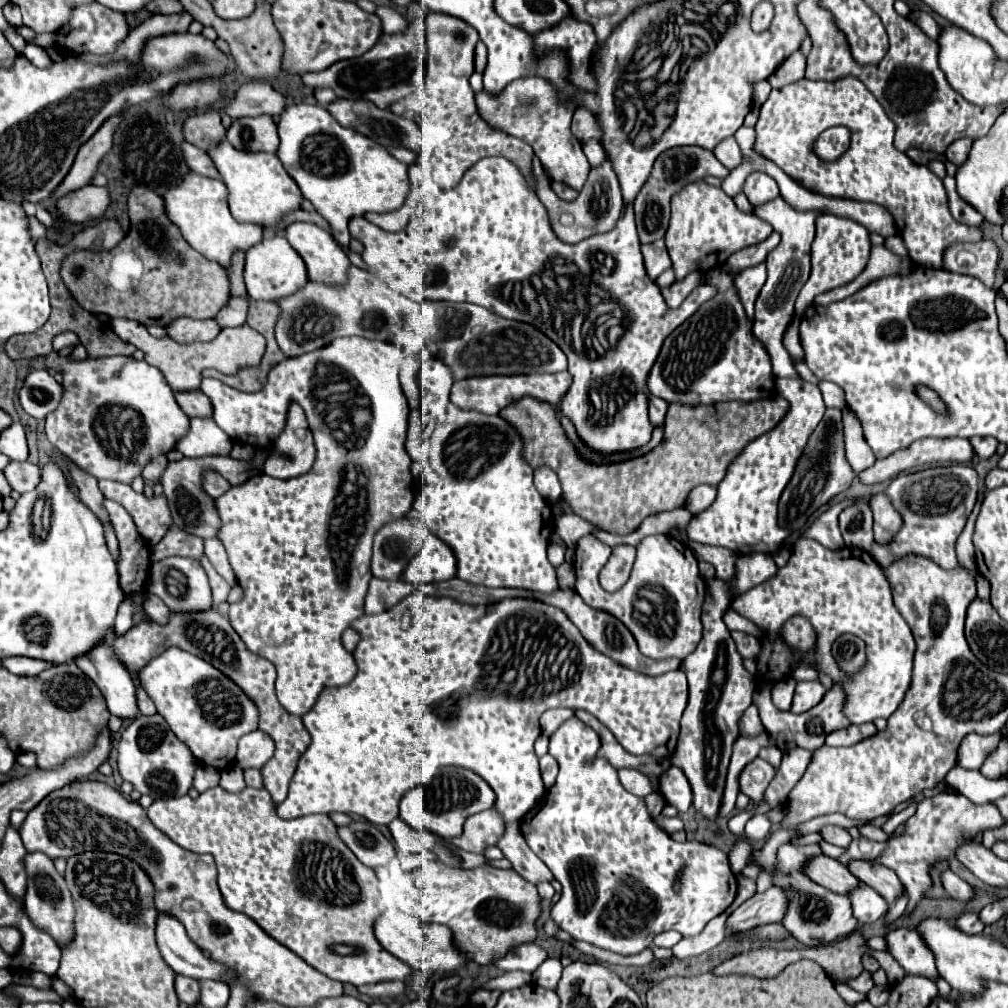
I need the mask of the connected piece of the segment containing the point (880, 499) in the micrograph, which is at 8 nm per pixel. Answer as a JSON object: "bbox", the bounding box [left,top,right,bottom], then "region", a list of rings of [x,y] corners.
{"bbox":[866,493,902,545],"region":[[[884,493],[868,495],[866,503],[872,509],[874,515],[874,541],[880,545],[890,543],[894,535],[898,533],[898,527],[902,527],[902,515],[894,511],[894,505],[890,505],[890,497]]]}

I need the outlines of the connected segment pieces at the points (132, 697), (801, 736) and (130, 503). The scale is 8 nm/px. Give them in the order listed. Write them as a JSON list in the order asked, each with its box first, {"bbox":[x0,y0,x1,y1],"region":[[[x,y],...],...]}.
[{"bbox":[76,643,140,719],"region":[[[110,643],[94,647],[88,655],[76,659],[76,665],[98,685],[102,691],[110,715],[126,719],[136,719],[140,715],[136,705],[136,689],[128,671],[116,663]]]},{"bbox":[754,683,852,751],"region":[[[759,683],[754,690],[754,705],[758,707],[759,717],[766,727],[766,731],[770,731],[772,735],[772,725],[774,725],[774,735],[778,739],[778,748],[782,751],[786,749],[792,749],[792,747],[804,747],[804,749],[810,749],[810,751],[816,751],[818,747],[824,745],[824,739],[830,731],[836,731],[836,729],[842,729],[842,727],[850,727],[852,723],[846,719],[844,715],[844,703],[846,703],[846,693],[844,693],[844,687],[840,683],[834,683],[832,689],[826,691],[824,699],[812,707],[810,711],[806,713],[800,713],[800,715],[794,715],[794,713],[784,713],[784,711],[778,710],[771,699],[771,690],[773,684],[771,683]]]},{"bbox":[100,479,172,547],"region":[[[110,479],[100,481],[100,491],[106,499],[118,501],[130,511],[140,535],[150,547],[158,545],[164,533],[172,527],[172,515],[164,495],[148,499],[144,493],[136,493],[130,485]]]}]

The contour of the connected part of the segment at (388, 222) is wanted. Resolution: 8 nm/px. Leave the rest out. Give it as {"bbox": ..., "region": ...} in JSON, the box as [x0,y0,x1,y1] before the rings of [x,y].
{"bbox":[364,195,418,231],"region":[[[410,195],[410,197],[406,199],[404,207],[400,207],[400,209],[396,209],[396,211],[382,214],[366,213],[364,217],[370,221],[370,223],[374,223],[374,225],[378,225],[380,229],[384,229],[384,231],[400,231],[400,229],[404,229],[404,227],[408,225],[408,221],[410,221],[416,205],[418,205],[416,197]]]}

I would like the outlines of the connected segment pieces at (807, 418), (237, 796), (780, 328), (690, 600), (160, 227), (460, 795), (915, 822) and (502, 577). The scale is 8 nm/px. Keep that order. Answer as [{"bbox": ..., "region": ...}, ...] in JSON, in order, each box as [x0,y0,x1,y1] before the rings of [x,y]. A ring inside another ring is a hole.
[{"bbox":[686,378,826,555],"region":[[[778,378],[776,387],[780,396],[790,404],[788,411],[792,413],[787,412],[786,417],[774,429],[750,441],[750,445],[742,449],[742,455],[738,455],[738,459],[730,463],[726,471],[728,475],[718,485],[714,503],[688,521],[686,533],[690,541],[723,547],[738,555],[756,551],[774,553],[782,547],[784,539],[790,534],[791,531],[782,529],[778,524],[778,502],[786,483],[792,479],[794,467],[802,457],[802,451],[806,449],[814,427],[822,419],[826,406],[818,385],[804,379]]]},{"bbox":[148,787,412,987],"region":[[[212,787],[204,793],[200,793],[198,799],[192,799],[190,795],[184,795],[184,797],[174,797],[174,799],[158,799],[154,801],[150,807],[148,807],[148,817],[150,821],[162,831],[166,833],[174,843],[178,843],[180,847],[184,847],[186,851],[192,851],[196,855],[212,855],[214,857],[214,863],[216,863],[216,869],[218,869],[218,887],[220,887],[220,893],[224,897],[224,903],[228,909],[232,911],[240,911],[244,915],[248,915],[250,919],[254,919],[272,939],[276,939],[278,943],[282,943],[284,947],[288,947],[292,953],[296,953],[300,959],[304,959],[310,967],[318,969],[320,973],[324,973],[326,977],[334,979],[334,981],[340,981],[340,983],[352,983],[356,987],[360,985],[366,985],[366,983],[378,983],[378,981],[388,981],[388,979],[398,979],[398,981],[404,981],[412,967],[402,963],[400,959],[396,959],[394,955],[390,955],[374,937],[374,921],[376,917],[382,913],[382,903],[380,903],[380,893],[378,893],[378,879],[376,879],[376,873],[372,869],[368,869],[366,865],[362,865],[356,855],[342,843],[342,839],[338,837],[338,827],[328,819],[328,815],[304,815],[304,817],[298,817],[298,819],[280,819],[276,815],[276,807],[272,805],[272,797],[266,789],[252,789],[252,787],[244,787],[244,791],[240,793],[230,793],[222,787]],[[332,945],[348,945],[350,947],[350,953],[348,955],[338,955],[332,951]]]},{"bbox":[754,197,820,377],"region":[[[782,197],[758,205],[754,209],[754,213],[768,221],[774,231],[778,231],[782,235],[782,241],[778,243],[778,247],[774,251],[770,251],[768,259],[766,259],[766,267],[768,267],[768,281],[762,287],[762,293],[756,299],[756,317],[754,317],[754,337],[758,341],[762,341],[762,345],[766,347],[766,351],[770,351],[770,363],[772,363],[772,371],[774,377],[796,377],[792,359],[782,343],[782,335],[786,331],[786,327],[792,321],[794,315],[794,301],[802,289],[802,285],[808,281],[810,277],[810,245],[814,239],[814,225],[816,225],[816,217],[820,215],[820,211],[804,211],[798,213],[794,211]]]},{"bbox":[576,535,707,659],"region":[[[586,535],[576,545],[576,571],[578,571],[578,595],[594,609],[602,609],[618,617],[630,633],[634,633],[640,651],[650,659],[666,659],[666,657],[678,657],[684,659],[696,649],[702,639],[703,626],[701,622],[702,604],[704,604],[707,583],[701,576],[698,568],[698,559],[690,553],[690,547],[664,535],[664,539],[642,539],[636,547],[636,561],[630,575],[630,581],[618,589],[616,593],[606,593],[598,583],[598,573],[606,565],[610,557],[610,547],[602,541],[598,541],[594,535]]]},{"bbox":[60,187,228,325],"region":[[[134,187],[132,191],[130,191],[130,195],[128,195],[128,211],[130,211],[130,231],[128,231],[128,237],[124,237],[112,251],[98,251],[98,253],[94,253],[94,251],[72,251],[70,255],[66,255],[64,257],[64,261],[62,261],[62,267],[60,267],[60,277],[62,277],[62,281],[64,281],[64,285],[68,287],[68,291],[70,291],[70,295],[80,303],[80,307],[84,307],[86,311],[90,311],[90,313],[104,313],[104,315],[108,315],[108,317],[124,317],[124,319],[132,319],[132,321],[138,321],[138,323],[142,323],[142,325],[168,325],[174,317],[194,317],[194,319],[212,319],[226,303],[228,303],[228,277],[226,277],[226,271],[224,271],[224,267],[222,265],[218,265],[218,263],[214,263],[214,261],[210,261],[210,259],[206,259],[204,255],[198,255],[198,251],[194,251],[186,241],[184,241],[184,237],[180,235],[180,231],[178,231],[178,227],[174,225],[174,223],[170,223],[170,219],[164,215],[164,203],[162,203],[162,197],[160,195],[156,195],[154,191],[150,191],[150,189],[146,189],[146,187]],[[178,255],[184,255],[184,263],[180,263],[178,261]],[[76,267],[82,267],[82,275],[80,277],[76,277],[74,273],[72,273],[72,269],[76,269]]]},{"bbox":[400,767,494,837],"region":[[[444,767],[444,775],[436,777],[432,787],[412,787],[400,799],[400,817],[414,829],[426,829],[438,837],[456,837],[462,833],[464,821],[480,811],[486,811],[494,805],[494,791],[492,787],[474,771],[466,771],[464,767]]]},{"bbox":[874,793,1004,911],"region":[[[940,793],[930,799],[922,799],[918,803],[916,813],[906,821],[906,831],[900,837],[892,837],[888,843],[888,849],[874,861],[880,865],[886,865],[896,871],[900,881],[904,883],[910,903],[906,911],[912,911],[918,901],[924,897],[924,893],[932,887],[930,881],[930,865],[936,861],[950,859],[960,843],[966,839],[978,837],[982,831],[990,827],[1000,827],[1004,819],[1000,817],[1000,811],[992,805],[974,805],[960,793]]]},{"bbox":[418,357,558,593],"region":[[[428,357],[422,361],[418,372],[420,388],[420,410],[422,423],[428,427],[434,423],[428,443],[432,443],[431,477],[424,485],[424,493],[428,495],[428,507],[424,511],[424,523],[432,535],[442,539],[456,557],[458,577],[484,587],[520,587],[532,591],[550,593],[558,589],[556,571],[546,557],[546,547],[554,533],[554,513],[550,503],[536,491],[533,485],[533,471],[530,463],[525,462],[522,455],[522,437],[518,431],[506,423],[500,415],[482,415],[478,411],[464,411],[450,401],[450,389],[454,379],[446,379],[446,363],[436,357]],[[478,455],[482,455],[482,470],[473,479],[458,477],[458,467],[474,467],[478,463]]]}]

